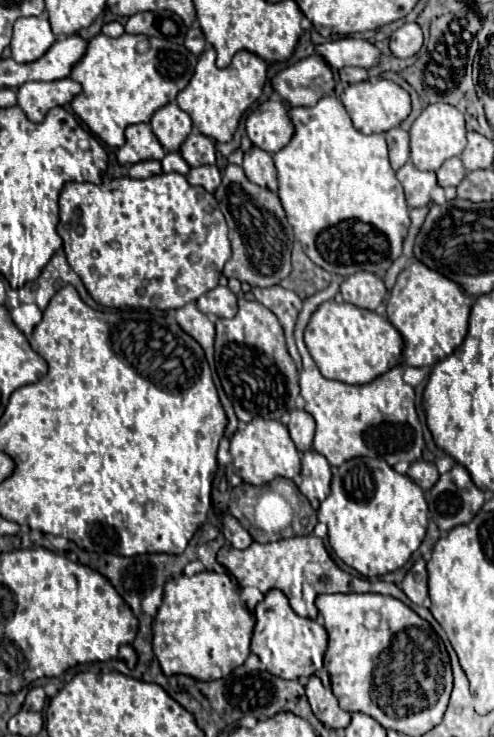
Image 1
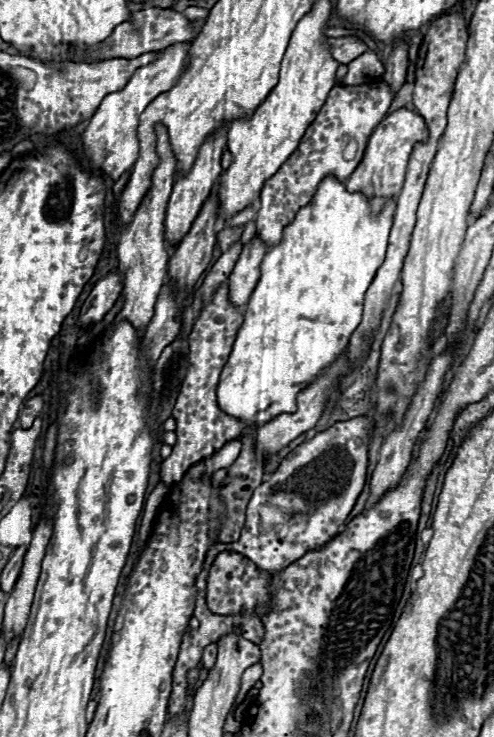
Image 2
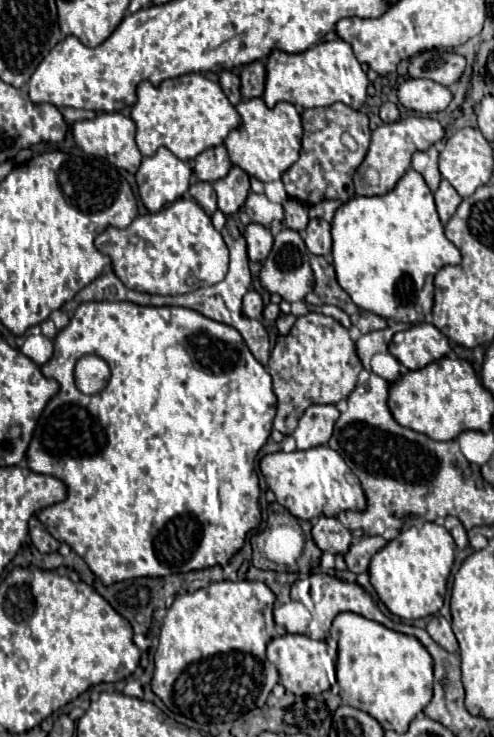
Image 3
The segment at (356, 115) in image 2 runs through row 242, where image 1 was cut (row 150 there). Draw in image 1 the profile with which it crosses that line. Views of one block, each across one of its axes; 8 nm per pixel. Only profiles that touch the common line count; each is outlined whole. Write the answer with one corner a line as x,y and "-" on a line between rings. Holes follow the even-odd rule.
278,98
262,102
254,112
248,114
246,134
254,146
270,154
284,148
294,134
294,126
286,114
286,104

